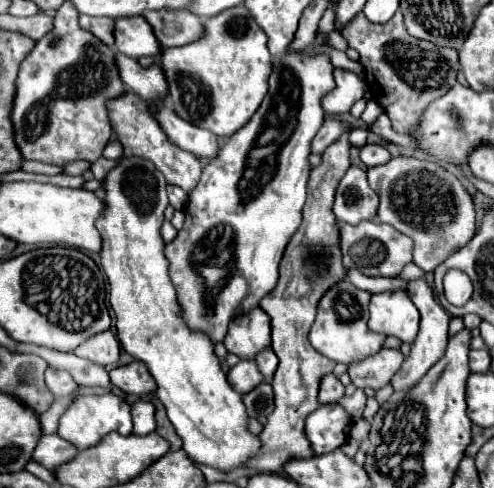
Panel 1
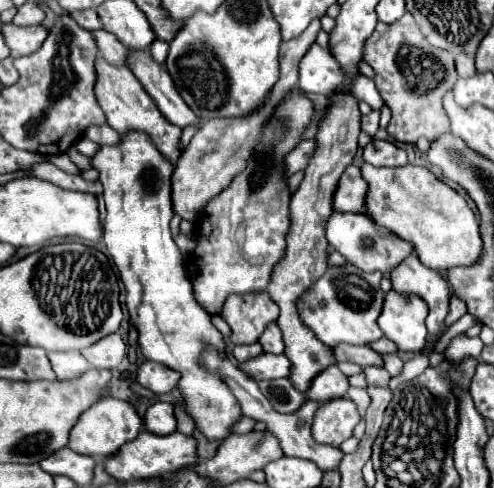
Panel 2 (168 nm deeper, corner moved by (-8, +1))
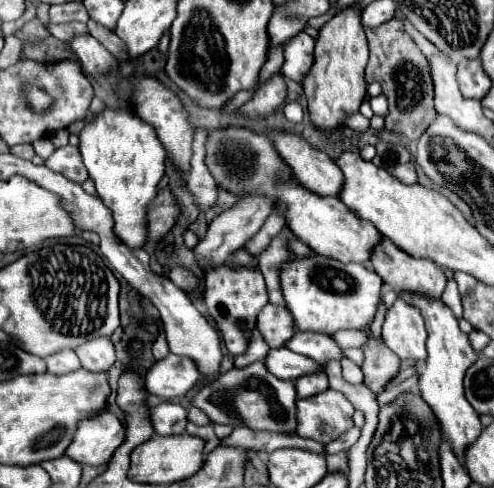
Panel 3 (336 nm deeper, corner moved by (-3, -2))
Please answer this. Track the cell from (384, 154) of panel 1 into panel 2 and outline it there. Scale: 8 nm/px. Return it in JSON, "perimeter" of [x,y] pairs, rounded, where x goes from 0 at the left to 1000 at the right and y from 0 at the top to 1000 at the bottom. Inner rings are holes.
{"perimeter":[[[753,287],[737,303],[737,332],[753,340],[818,340],[826,336],[822,311],[794,291],[781,287]]]}

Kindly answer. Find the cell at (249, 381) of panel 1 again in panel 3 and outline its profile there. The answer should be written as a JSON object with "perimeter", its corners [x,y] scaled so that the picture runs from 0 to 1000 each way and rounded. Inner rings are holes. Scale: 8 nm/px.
{"perimeter":[[[581,711],[549,715],[545,727],[540,727],[540,736],[536,736],[536,748],[540,748],[540,756],[557,773],[585,777],[585,781],[597,781],[601,773],[626,768],[626,764],[650,764],[650,760],[658,760],[654,748],[638,744],[634,736],[626,736],[617,727],[593,723]]]}

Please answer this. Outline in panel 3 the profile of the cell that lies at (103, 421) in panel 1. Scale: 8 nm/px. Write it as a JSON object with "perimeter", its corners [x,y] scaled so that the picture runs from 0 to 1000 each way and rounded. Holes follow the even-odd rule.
{"perimeter":[[[204,842],[200,850],[160,867],[152,900],[136,916],[132,932],[164,953],[213,953],[225,932],[249,908],[253,879],[245,863],[225,842]]]}

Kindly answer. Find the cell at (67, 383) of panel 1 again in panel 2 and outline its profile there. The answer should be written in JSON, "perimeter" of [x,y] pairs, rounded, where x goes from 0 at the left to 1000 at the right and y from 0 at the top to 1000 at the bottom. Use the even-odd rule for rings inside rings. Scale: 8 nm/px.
{"perimeter":[[[101,721],[97,725],[117,779],[150,779],[178,758],[178,742],[162,721]]]}

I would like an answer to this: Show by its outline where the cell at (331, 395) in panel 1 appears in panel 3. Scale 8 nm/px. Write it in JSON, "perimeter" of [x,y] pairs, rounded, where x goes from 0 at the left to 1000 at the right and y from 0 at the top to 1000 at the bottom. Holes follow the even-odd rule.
{"perimeter":[[[613,768],[605,777],[597,777],[597,797],[601,797],[601,814],[605,818],[621,818],[638,805],[650,805],[666,793],[662,785],[662,768]]]}

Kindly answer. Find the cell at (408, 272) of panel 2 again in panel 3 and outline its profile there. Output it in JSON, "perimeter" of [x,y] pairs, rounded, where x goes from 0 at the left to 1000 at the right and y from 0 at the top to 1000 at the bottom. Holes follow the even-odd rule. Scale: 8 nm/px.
{"perimeter":[[[775,486],[751,523],[759,559],[796,588],[796,596],[832,592],[868,609],[893,609],[905,568],[872,531],[844,531],[812,514],[796,494]]]}

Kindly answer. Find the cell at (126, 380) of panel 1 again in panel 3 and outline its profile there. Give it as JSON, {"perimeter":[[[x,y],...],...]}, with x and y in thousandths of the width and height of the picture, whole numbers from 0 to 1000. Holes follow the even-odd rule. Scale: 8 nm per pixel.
{"perimeter":[[[342,723],[298,760],[294,793],[326,818],[350,818],[383,805],[403,777],[407,764],[391,736]]]}

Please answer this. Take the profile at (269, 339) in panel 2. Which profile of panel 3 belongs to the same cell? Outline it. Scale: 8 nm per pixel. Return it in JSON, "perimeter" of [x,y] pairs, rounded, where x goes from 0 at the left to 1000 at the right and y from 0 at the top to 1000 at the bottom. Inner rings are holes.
{"perimeter":[[[540,621],[528,641],[520,645],[520,666],[532,691],[540,695],[545,711],[565,715],[573,703],[597,686],[597,654],[581,629],[565,629],[553,621]]]}

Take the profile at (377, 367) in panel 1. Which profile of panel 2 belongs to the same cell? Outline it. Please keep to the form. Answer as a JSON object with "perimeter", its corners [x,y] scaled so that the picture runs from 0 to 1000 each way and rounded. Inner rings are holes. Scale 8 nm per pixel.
{"perimeter":[[[688,705],[688,713],[676,713],[676,730],[684,742],[696,738],[696,742],[725,746],[733,758],[745,750],[761,750],[761,754],[777,750],[773,725],[765,725],[749,709],[709,709],[709,705],[696,709],[696,705]]]}

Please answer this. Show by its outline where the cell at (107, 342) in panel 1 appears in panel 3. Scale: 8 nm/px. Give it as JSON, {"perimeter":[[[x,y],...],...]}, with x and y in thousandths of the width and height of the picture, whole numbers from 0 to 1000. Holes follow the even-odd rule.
{"perimeter":[[[200,691],[168,703],[168,711],[152,715],[164,748],[180,760],[221,760],[233,744],[233,715],[221,691]]]}

